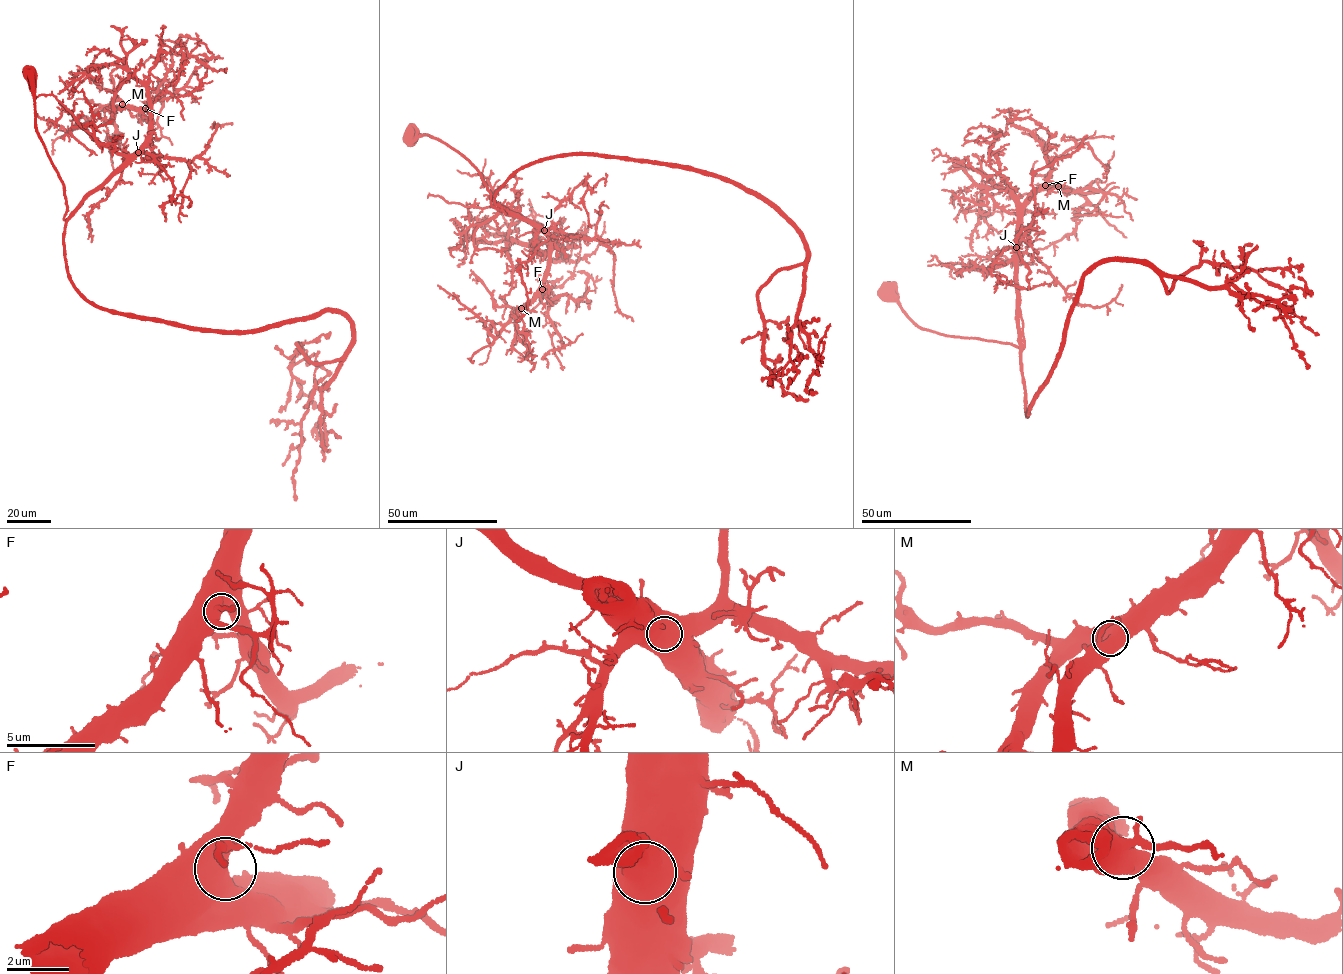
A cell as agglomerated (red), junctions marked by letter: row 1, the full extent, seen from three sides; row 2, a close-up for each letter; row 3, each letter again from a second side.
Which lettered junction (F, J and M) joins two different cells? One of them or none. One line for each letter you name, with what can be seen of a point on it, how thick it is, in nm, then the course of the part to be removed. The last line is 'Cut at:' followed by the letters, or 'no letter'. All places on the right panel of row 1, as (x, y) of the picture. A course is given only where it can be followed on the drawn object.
Cut at: no letter

